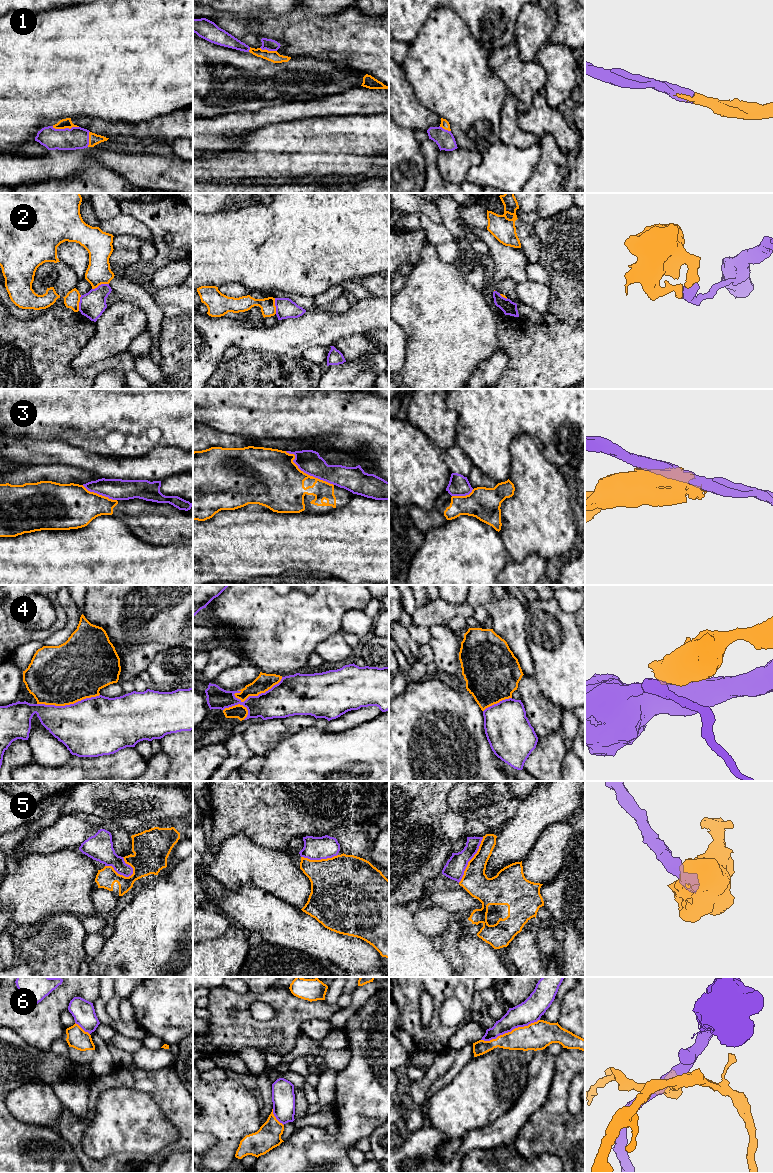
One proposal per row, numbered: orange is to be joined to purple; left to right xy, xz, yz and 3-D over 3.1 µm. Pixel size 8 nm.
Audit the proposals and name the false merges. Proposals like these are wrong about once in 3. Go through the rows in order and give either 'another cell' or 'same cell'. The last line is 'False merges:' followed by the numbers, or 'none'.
1: same cell
2: another cell
3: another cell
4: another cell
5: another cell
6: another cell
False merges: 2, 3, 4, 5, 6

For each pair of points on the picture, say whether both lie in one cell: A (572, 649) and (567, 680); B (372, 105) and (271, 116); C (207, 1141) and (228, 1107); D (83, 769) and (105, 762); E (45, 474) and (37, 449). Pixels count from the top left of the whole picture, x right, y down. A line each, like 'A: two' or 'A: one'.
A: one
B: one
C: two
D: one
E: two

